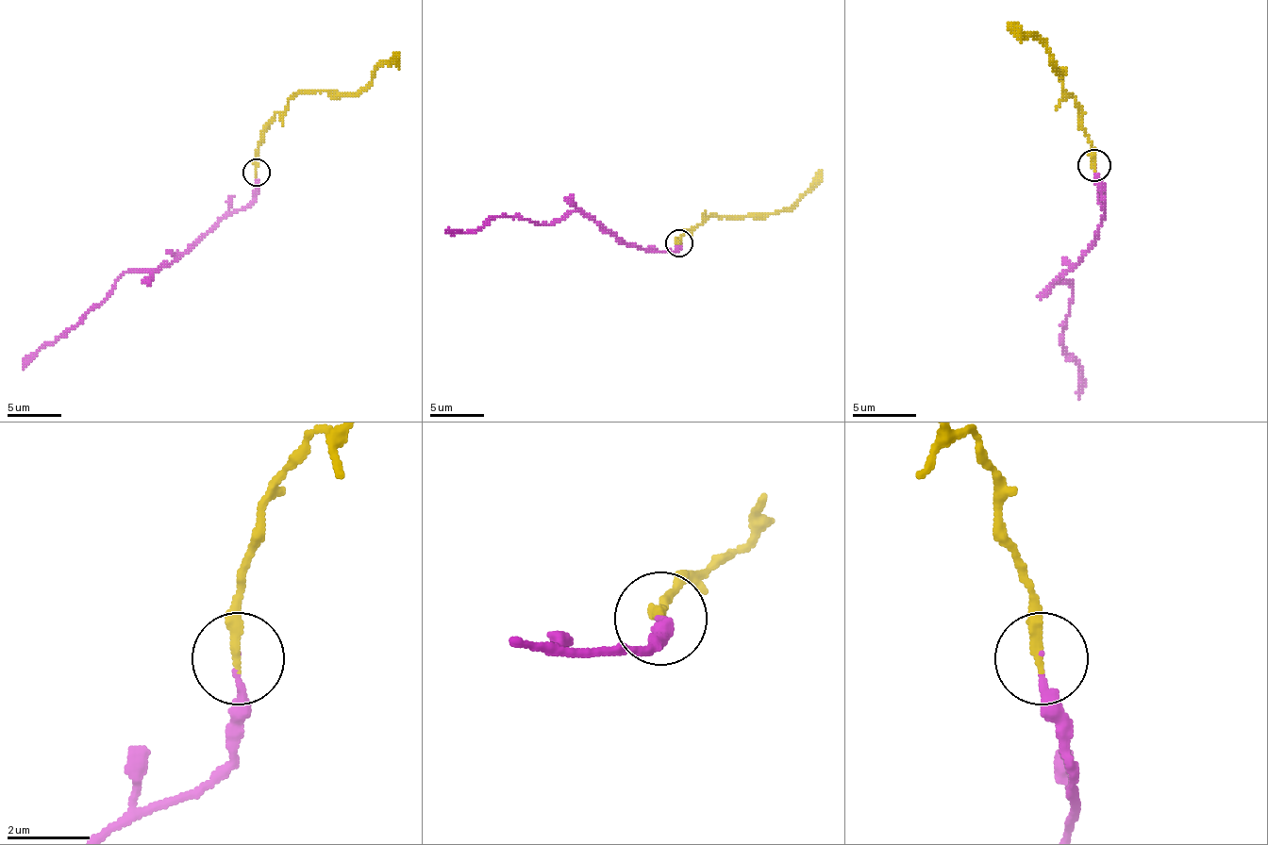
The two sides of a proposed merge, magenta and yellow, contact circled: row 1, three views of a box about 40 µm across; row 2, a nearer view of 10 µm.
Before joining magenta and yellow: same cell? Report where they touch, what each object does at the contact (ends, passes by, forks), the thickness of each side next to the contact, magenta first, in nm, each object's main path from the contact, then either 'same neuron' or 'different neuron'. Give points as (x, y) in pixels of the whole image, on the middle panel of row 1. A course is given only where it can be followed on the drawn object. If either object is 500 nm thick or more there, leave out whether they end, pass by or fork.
(679, 242) | magenta ends | yellow ends | 100/280 nm | magenta via (678, 243), (667, 252), (629, 246), (578, 211), (548, 224), (497, 216), (464, 232), (445, 230) | yellow via (678, 243), (686, 232), (710, 216), (778, 213), (794, 206), (819, 170) | same neuron

